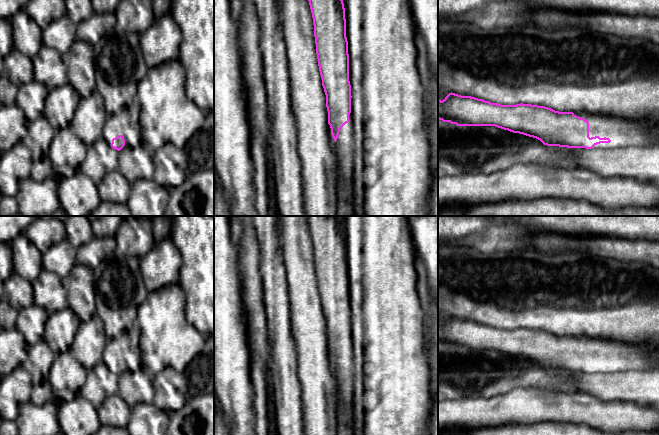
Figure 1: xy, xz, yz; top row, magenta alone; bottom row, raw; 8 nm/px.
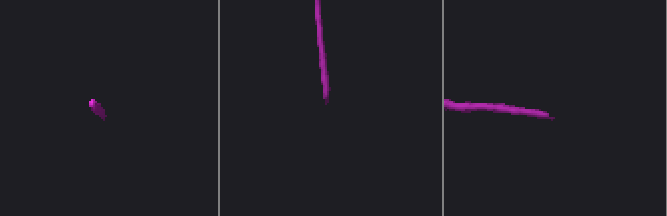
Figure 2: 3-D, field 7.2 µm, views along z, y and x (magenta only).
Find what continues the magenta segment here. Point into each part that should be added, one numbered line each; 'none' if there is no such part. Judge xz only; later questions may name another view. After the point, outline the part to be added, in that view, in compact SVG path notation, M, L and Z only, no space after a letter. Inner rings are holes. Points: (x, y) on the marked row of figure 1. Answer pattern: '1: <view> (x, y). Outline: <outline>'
1: xz (344, 149). Outline: M351 113L349 115L349 122L340 129L337 140L333 139L329 124L328 136L337 161L337 172L347 184L348 204L352 208L354 216L362 216L362 202L356 199L353 187L353 170L356 156L354 141L357 136L353 133Z

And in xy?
1: xy (119, 123). Outline: M122 108L117 113L107 115L103 128L103 138L110 147L112 139L119 135L122 135L125 140L124 147L136 147L143 143L139 132L139 125L131 122L127 108Z

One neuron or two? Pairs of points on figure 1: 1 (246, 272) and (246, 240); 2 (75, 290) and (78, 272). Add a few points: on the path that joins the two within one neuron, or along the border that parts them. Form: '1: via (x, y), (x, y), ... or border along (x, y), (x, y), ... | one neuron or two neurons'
1: via (246, 264), (246, 248) | one neuron
2: via (78, 286), (78, 276) | one neuron

